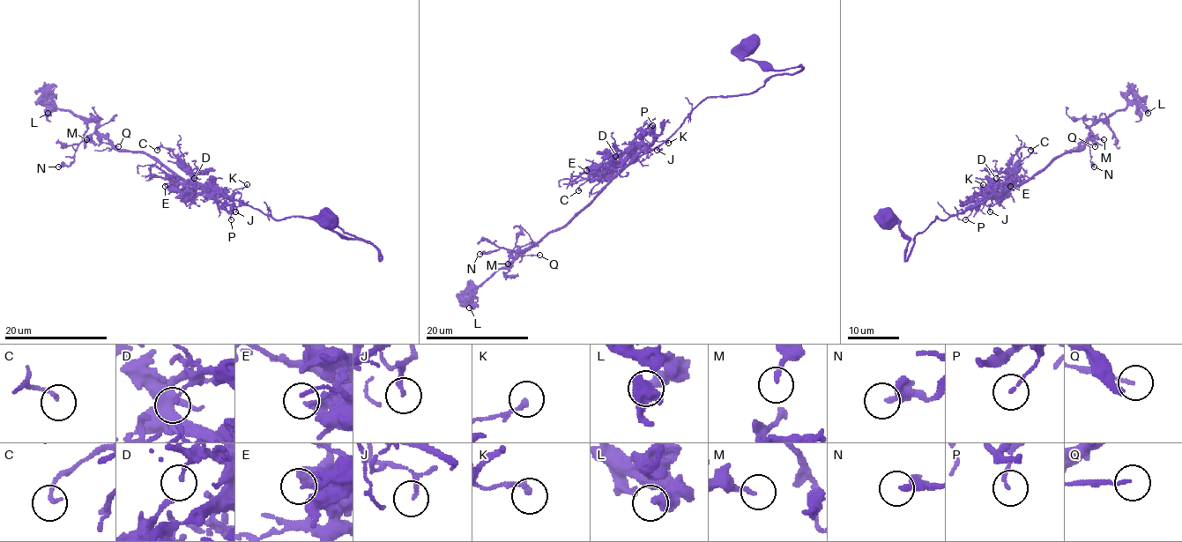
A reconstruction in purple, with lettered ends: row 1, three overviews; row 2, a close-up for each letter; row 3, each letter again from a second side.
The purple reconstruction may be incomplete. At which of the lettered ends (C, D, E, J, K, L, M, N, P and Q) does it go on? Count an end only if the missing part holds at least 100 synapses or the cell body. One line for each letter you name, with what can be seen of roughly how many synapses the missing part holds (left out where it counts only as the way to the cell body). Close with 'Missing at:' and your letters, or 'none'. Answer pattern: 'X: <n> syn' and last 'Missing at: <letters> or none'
Missing at: none

